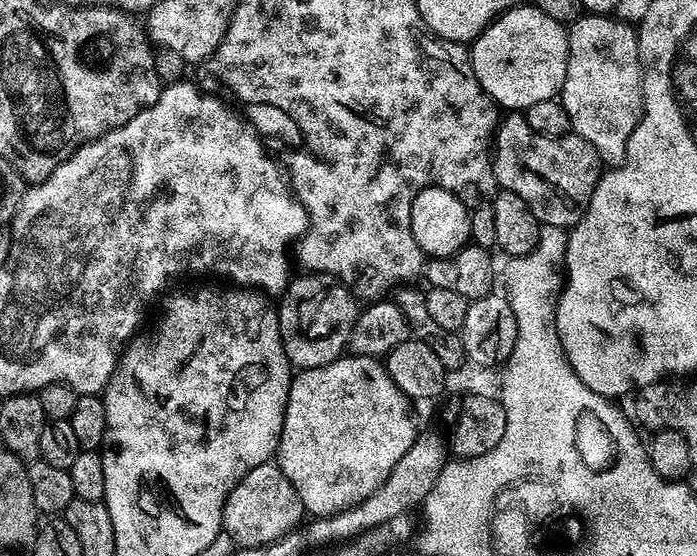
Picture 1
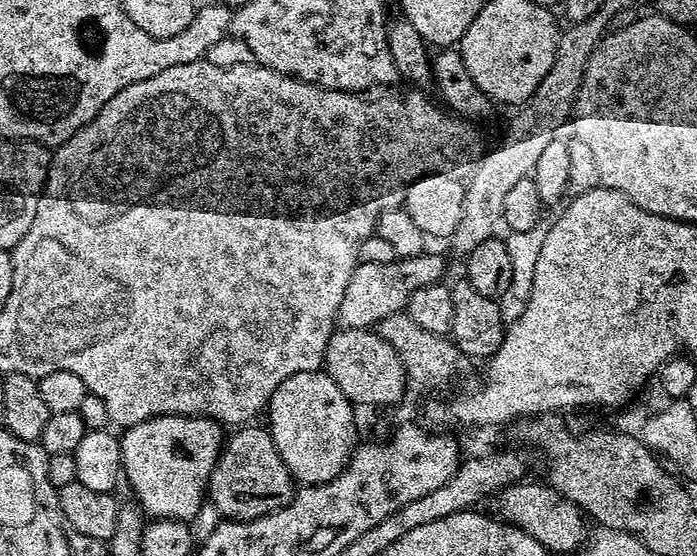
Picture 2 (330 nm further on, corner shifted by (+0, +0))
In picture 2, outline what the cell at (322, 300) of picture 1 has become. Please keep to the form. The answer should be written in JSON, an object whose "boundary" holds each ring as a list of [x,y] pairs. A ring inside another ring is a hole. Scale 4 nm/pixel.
{"boundary":[[[432,250],[422,256],[396,259],[394,262],[357,263],[350,282],[346,282],[346,294],[342,294],[342,306],[338,306],[336,319],[341,328],[372,328],[382,318],[407,309],[410,294],[427,284],[439,284],[444,277],[444,260]]]}

